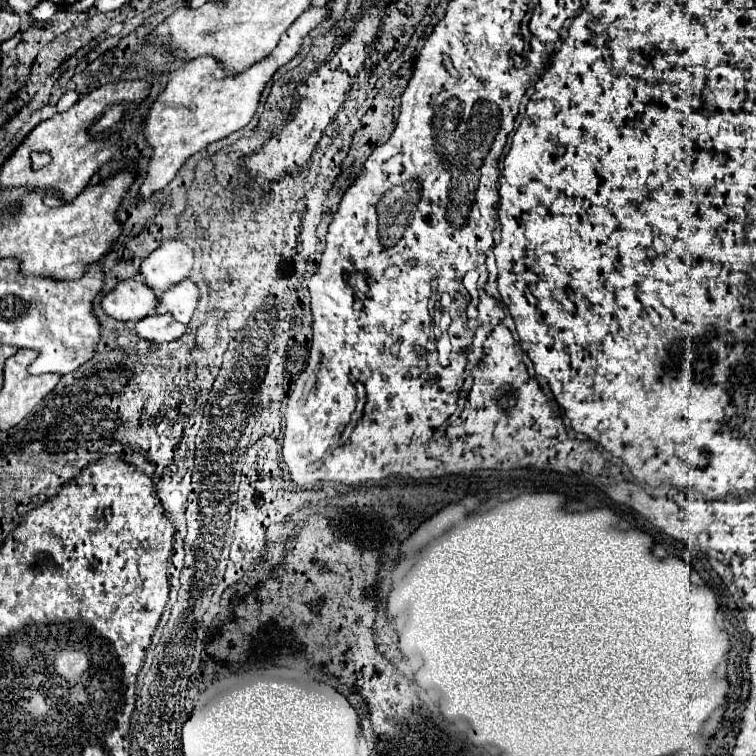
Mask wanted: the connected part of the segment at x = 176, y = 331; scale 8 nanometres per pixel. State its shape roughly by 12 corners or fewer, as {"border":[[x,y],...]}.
{"border":[[153,313],[135,323],[147,341],[177,341],[187,325],[171,313]]}

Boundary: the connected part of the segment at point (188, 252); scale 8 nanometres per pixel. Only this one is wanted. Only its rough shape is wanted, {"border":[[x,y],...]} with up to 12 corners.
{"border":[[171,239],[141,263],[161,295],[191,275],[195,255]]}

